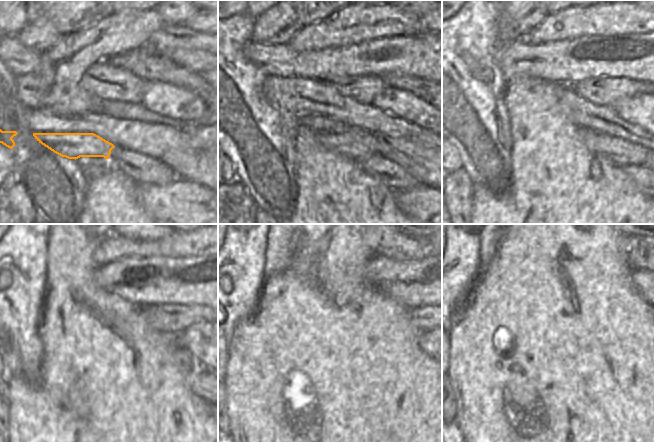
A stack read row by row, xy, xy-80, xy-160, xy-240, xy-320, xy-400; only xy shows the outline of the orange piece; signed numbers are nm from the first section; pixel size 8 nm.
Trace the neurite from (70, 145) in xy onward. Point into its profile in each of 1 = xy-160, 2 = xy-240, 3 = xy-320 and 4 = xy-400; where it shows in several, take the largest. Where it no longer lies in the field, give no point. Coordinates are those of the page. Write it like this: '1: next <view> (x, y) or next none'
1: next xy-160 (621, 152)
2: next xy-240 (197, 379)
3: next none
4: next none

